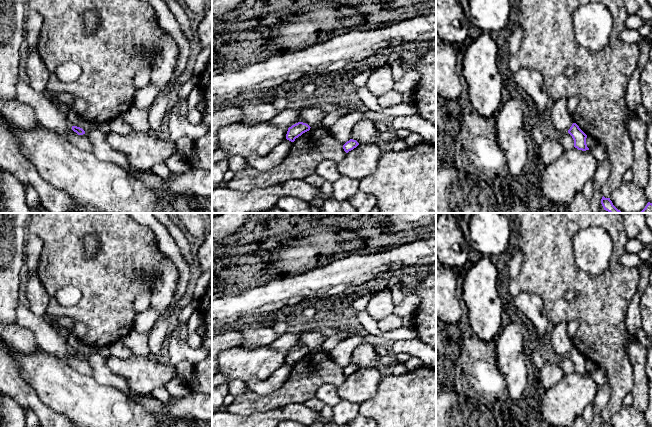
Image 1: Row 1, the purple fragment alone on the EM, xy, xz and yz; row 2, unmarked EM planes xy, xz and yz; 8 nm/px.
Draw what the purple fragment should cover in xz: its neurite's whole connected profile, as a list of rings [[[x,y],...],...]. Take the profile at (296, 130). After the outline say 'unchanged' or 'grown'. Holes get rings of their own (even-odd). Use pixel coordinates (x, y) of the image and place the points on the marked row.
[[[298,122],[288,128],[286,139],[291,142],[294,142],[296,138],[301,136],[303,133],[309,131],[310,128],[311,127],[308,124],[303,122]]]; unchanged

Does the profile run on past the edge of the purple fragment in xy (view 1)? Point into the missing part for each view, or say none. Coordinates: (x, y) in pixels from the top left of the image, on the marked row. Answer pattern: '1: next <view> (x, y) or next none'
1: next none

